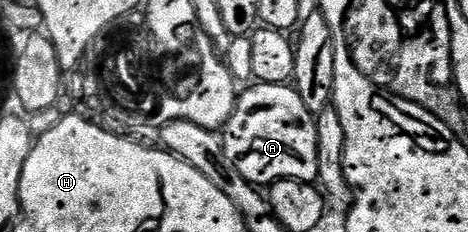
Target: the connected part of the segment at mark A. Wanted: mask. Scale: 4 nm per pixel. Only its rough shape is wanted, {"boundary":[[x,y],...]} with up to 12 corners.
{"boundary":[[252,83],[222,130],[253,187],[318,178],[316,117]]}

